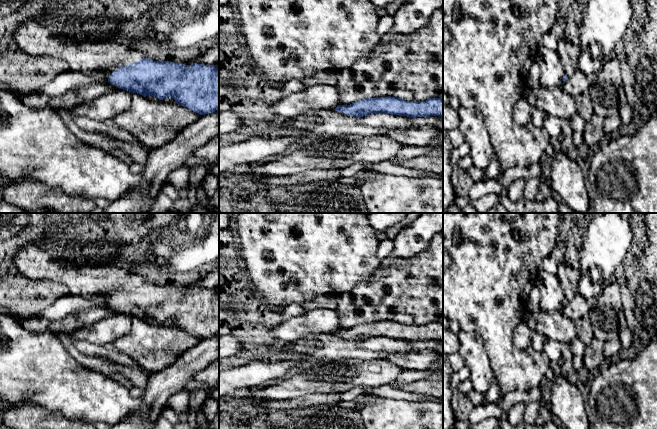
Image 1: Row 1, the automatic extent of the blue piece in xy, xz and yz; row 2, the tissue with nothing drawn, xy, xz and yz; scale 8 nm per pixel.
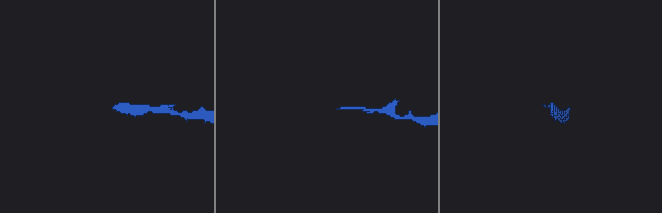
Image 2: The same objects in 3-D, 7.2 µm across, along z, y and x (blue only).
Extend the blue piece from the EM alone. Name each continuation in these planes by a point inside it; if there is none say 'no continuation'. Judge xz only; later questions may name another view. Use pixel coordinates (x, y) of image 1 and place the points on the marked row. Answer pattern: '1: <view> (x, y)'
no continuation

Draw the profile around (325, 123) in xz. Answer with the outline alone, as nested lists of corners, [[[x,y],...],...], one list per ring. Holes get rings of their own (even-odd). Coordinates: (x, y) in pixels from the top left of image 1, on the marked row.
[[[334,109],[310,111],[292,119],[279,118],[272,126],[334,138],[365,136],[367,134],[385,136],[393,130],[404,131],[415,127],[407,116],[370,114],[356,118]]]

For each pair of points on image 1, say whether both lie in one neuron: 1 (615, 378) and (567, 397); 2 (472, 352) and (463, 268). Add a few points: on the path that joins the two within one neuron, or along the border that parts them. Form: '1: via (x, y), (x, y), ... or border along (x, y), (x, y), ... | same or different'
1: border along (585, 402), (589, 418) | different
2: border along (460, 329), (475, 331), (484, 340), (487, 348) | different

